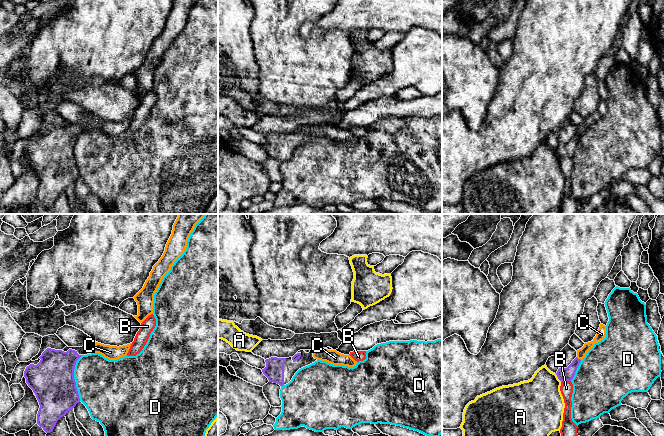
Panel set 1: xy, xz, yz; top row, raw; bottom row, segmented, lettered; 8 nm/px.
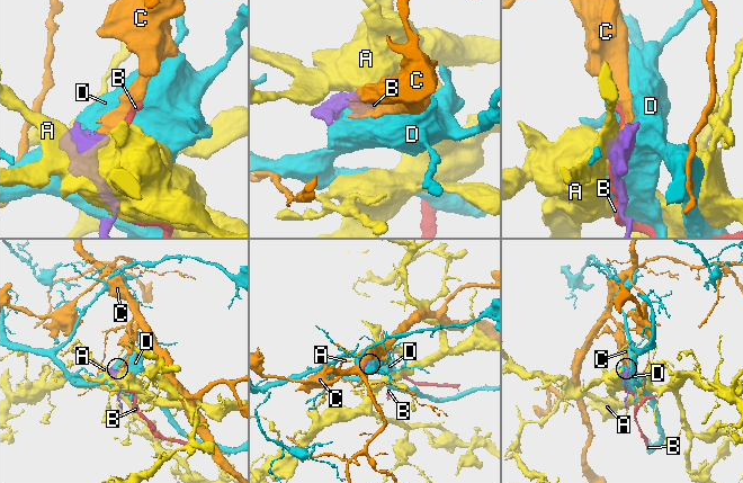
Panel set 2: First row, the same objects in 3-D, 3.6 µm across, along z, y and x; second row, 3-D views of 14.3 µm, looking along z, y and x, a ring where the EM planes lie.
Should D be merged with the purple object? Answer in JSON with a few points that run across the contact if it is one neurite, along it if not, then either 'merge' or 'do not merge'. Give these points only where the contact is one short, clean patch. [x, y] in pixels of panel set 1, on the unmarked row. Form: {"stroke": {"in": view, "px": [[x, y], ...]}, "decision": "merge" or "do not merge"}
{"decision": "do not merge"}

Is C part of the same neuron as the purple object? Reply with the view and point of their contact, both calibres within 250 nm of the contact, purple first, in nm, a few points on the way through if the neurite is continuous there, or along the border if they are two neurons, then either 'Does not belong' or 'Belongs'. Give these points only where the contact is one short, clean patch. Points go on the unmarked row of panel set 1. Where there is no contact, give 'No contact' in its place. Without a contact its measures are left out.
Touches purple at yz (577, 134). Thickness 110 nm (purple) against 70 nm. Path across: yz (564, 150), (574, 141), (577, 134), (581, 129). Belongs

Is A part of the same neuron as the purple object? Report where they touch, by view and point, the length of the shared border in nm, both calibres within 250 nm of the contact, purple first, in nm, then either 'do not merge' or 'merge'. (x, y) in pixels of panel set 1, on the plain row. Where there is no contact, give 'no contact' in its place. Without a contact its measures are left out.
yz (558, 154) | 80 nm | 110/380 nm | do not merge

